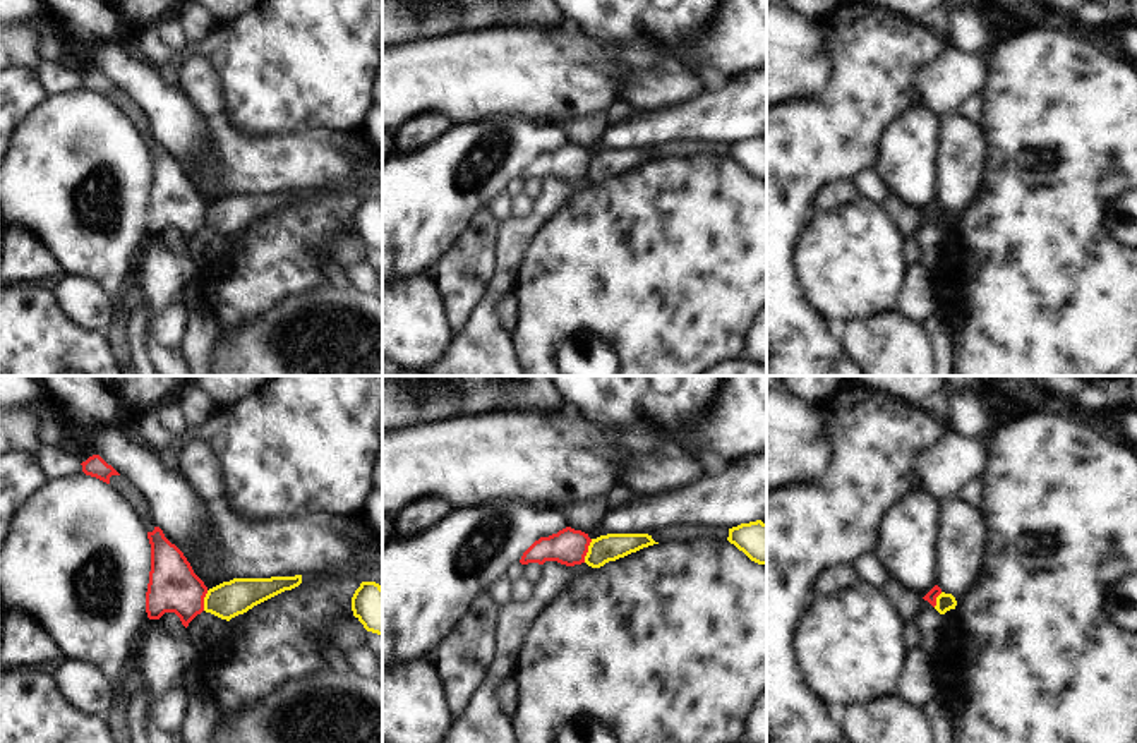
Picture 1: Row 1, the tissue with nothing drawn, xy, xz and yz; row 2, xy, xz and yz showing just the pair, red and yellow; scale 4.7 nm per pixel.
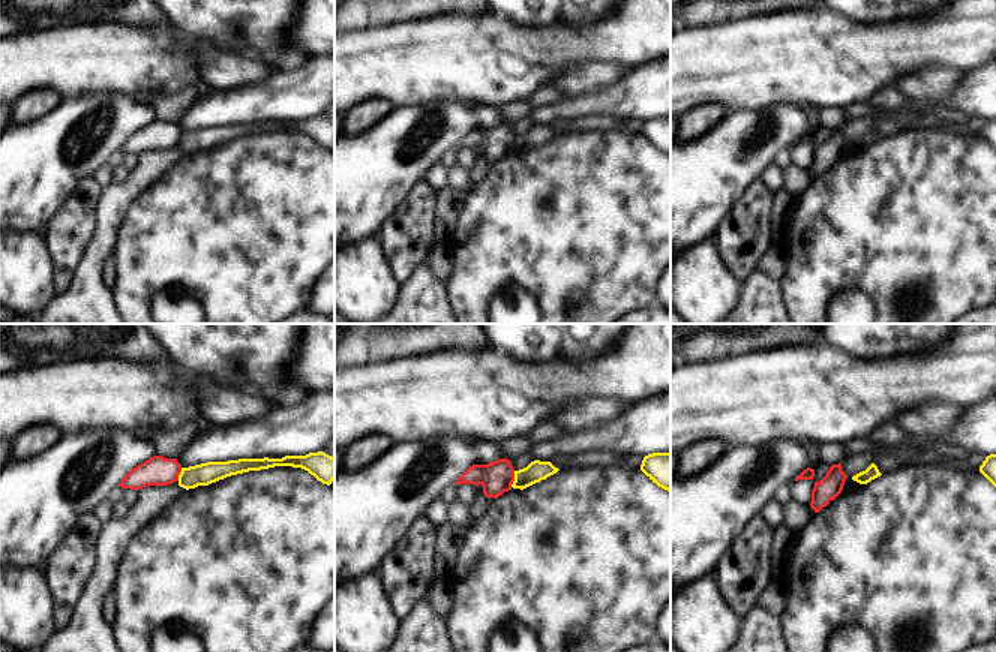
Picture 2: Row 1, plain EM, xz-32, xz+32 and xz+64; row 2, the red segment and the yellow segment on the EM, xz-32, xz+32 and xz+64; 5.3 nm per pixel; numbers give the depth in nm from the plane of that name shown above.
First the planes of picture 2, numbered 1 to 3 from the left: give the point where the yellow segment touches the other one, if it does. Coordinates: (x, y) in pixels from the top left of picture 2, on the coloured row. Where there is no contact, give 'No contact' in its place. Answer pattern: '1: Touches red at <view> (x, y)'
1: Touches red at xz-32 (179, 474)
2: Touches red at xz+32 (513, 478)
3: No contact

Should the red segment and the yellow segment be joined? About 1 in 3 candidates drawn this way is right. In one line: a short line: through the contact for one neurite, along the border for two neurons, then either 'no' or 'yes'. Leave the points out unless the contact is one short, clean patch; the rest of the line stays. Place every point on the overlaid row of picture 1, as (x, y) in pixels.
xz (592, 539), (583, 561) | no

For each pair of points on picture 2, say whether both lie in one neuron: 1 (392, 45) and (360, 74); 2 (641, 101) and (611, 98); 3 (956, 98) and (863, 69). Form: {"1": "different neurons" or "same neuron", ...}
{"1": "same neuron", "2": "same neuron", "3": "different neurons"}

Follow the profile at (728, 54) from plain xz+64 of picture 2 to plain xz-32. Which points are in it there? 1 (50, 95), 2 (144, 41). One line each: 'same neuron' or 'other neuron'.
1: other neuron
2: same neuron

